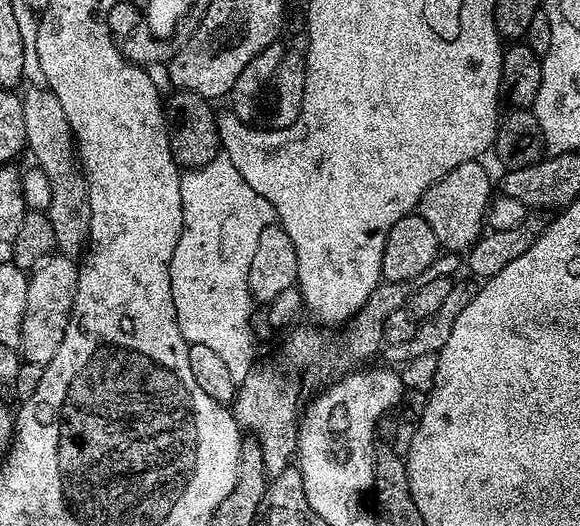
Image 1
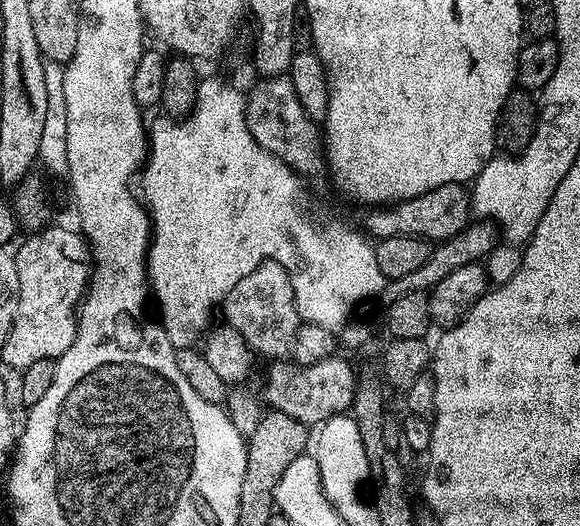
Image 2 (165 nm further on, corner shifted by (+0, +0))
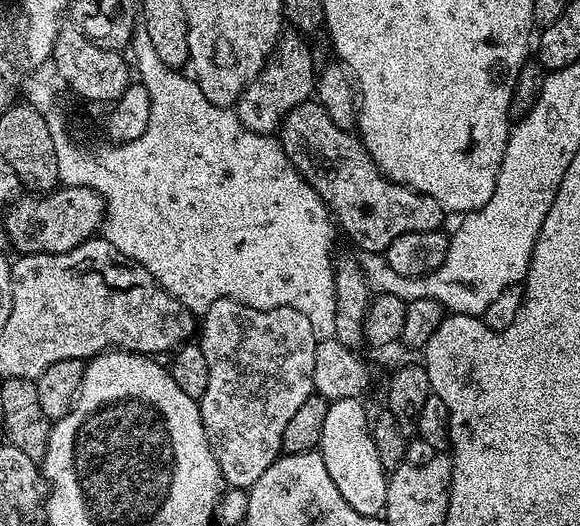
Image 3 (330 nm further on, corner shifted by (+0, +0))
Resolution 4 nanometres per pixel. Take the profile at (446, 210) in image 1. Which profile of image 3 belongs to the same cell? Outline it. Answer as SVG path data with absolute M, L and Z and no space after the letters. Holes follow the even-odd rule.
M315 99L294 106L284 116L278 139L286 158L290 158L300 177L319 194L339 231L341 228L361 248L361 253L383 254L398 234L437 230L446 219L444 208L433 196L415 192L383 176L359 135L333 122Z

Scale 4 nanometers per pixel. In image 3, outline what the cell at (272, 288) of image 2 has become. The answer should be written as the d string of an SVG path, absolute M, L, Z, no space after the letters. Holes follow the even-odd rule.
M222 299L214 302L202 314L202 327L198 332L198 343L202 354L206 354L206 370L210 370L210 379L206 381L206 394L202 394L199 400L200 417L202 418L202 426L206 430L206 438L210 442L210 450L214 454L214 458L218 462L218 470L220 471L221 481L229 489L241 488L249 489L254 482L258 482L258 478L262 478L262 474L266 474L266 470L270 470L273 462L282 454L282 433L290 422L290 417L298 410L298 406L302 406L302 402L306 402L306 398L314 395L314 350L316 349L316 335L310 326L310 318L306 318L306 314L302 314L293 308L251 308L237 300Z

